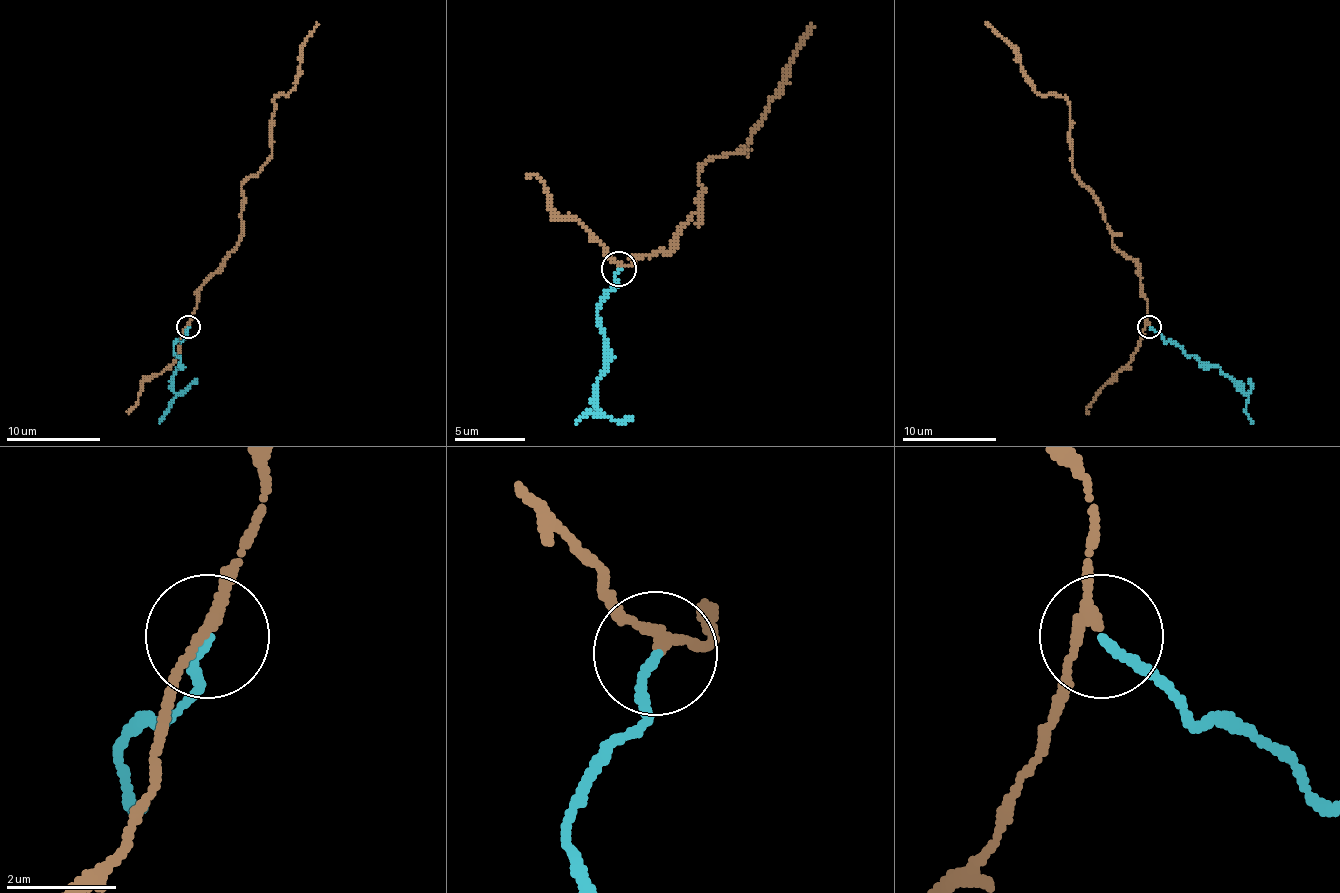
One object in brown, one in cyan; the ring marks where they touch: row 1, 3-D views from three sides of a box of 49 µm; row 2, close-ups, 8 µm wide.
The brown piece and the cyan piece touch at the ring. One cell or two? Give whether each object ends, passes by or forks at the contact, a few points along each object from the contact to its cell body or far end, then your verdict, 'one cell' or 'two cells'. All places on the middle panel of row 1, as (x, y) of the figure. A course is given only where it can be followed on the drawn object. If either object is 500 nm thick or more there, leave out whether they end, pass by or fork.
brown passes by; cyan ends; course brown (618, 269), (639, 255), (667, 251), (695, 213), (699, 171), (748, 150), (751, 129), (811, 23); course cyan (618, 269), (614, 287), (597, 311), (607, 339), (607, 367), (597, 385), (600, 413), (586, 413), (576, 423); two cells

